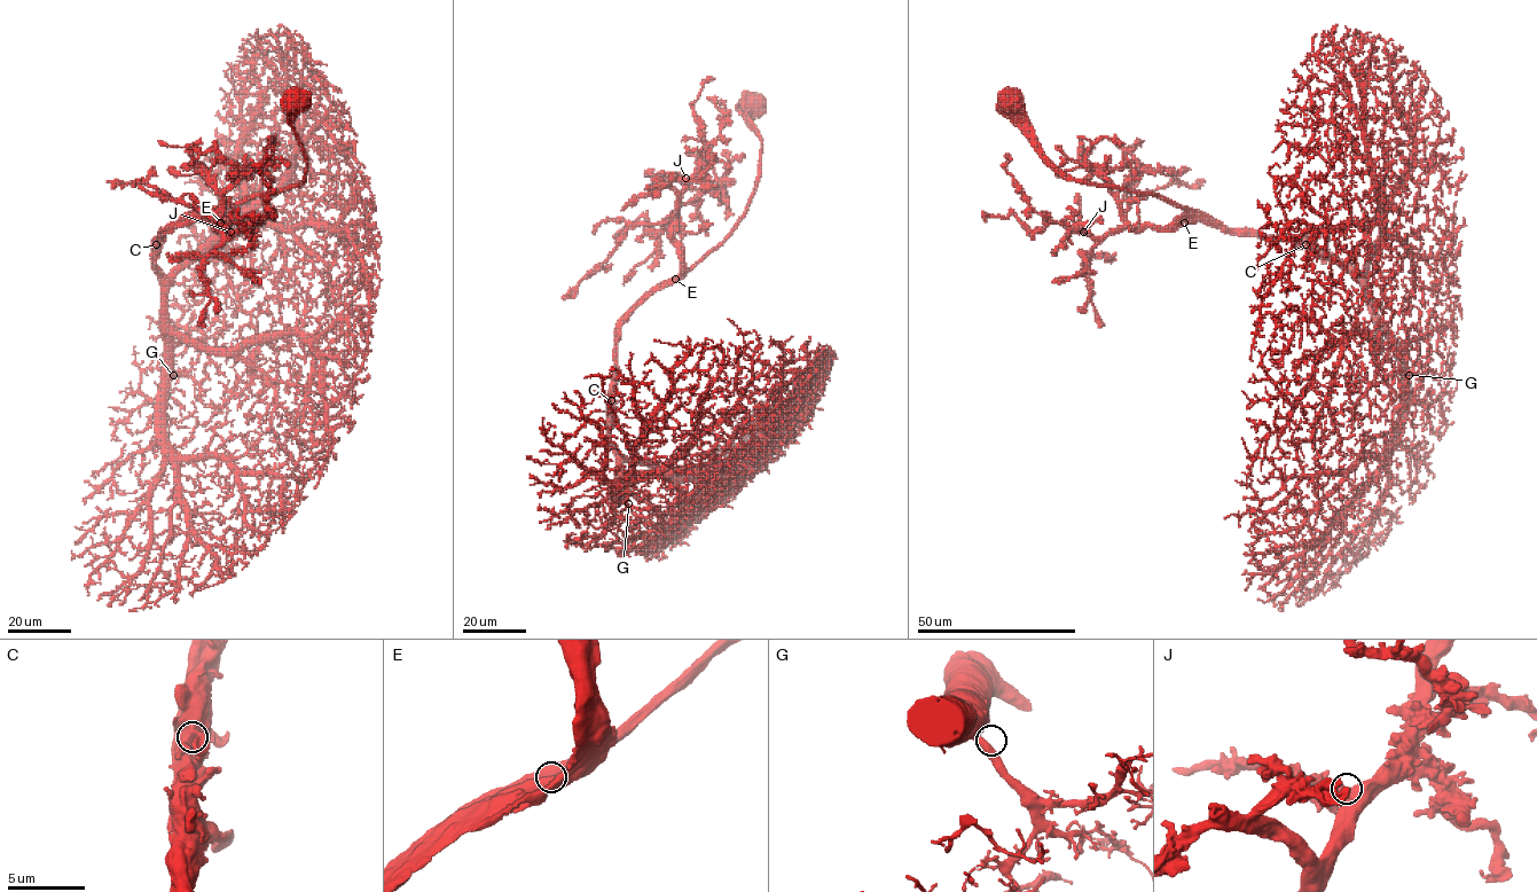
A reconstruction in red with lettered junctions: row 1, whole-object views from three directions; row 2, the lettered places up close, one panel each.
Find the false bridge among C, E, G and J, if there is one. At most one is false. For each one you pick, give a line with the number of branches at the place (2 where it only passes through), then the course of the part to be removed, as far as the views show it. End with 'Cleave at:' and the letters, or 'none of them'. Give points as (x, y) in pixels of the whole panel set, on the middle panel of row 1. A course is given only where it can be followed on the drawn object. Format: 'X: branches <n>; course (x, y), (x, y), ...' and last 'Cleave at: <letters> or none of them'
Cleave at: none of them

